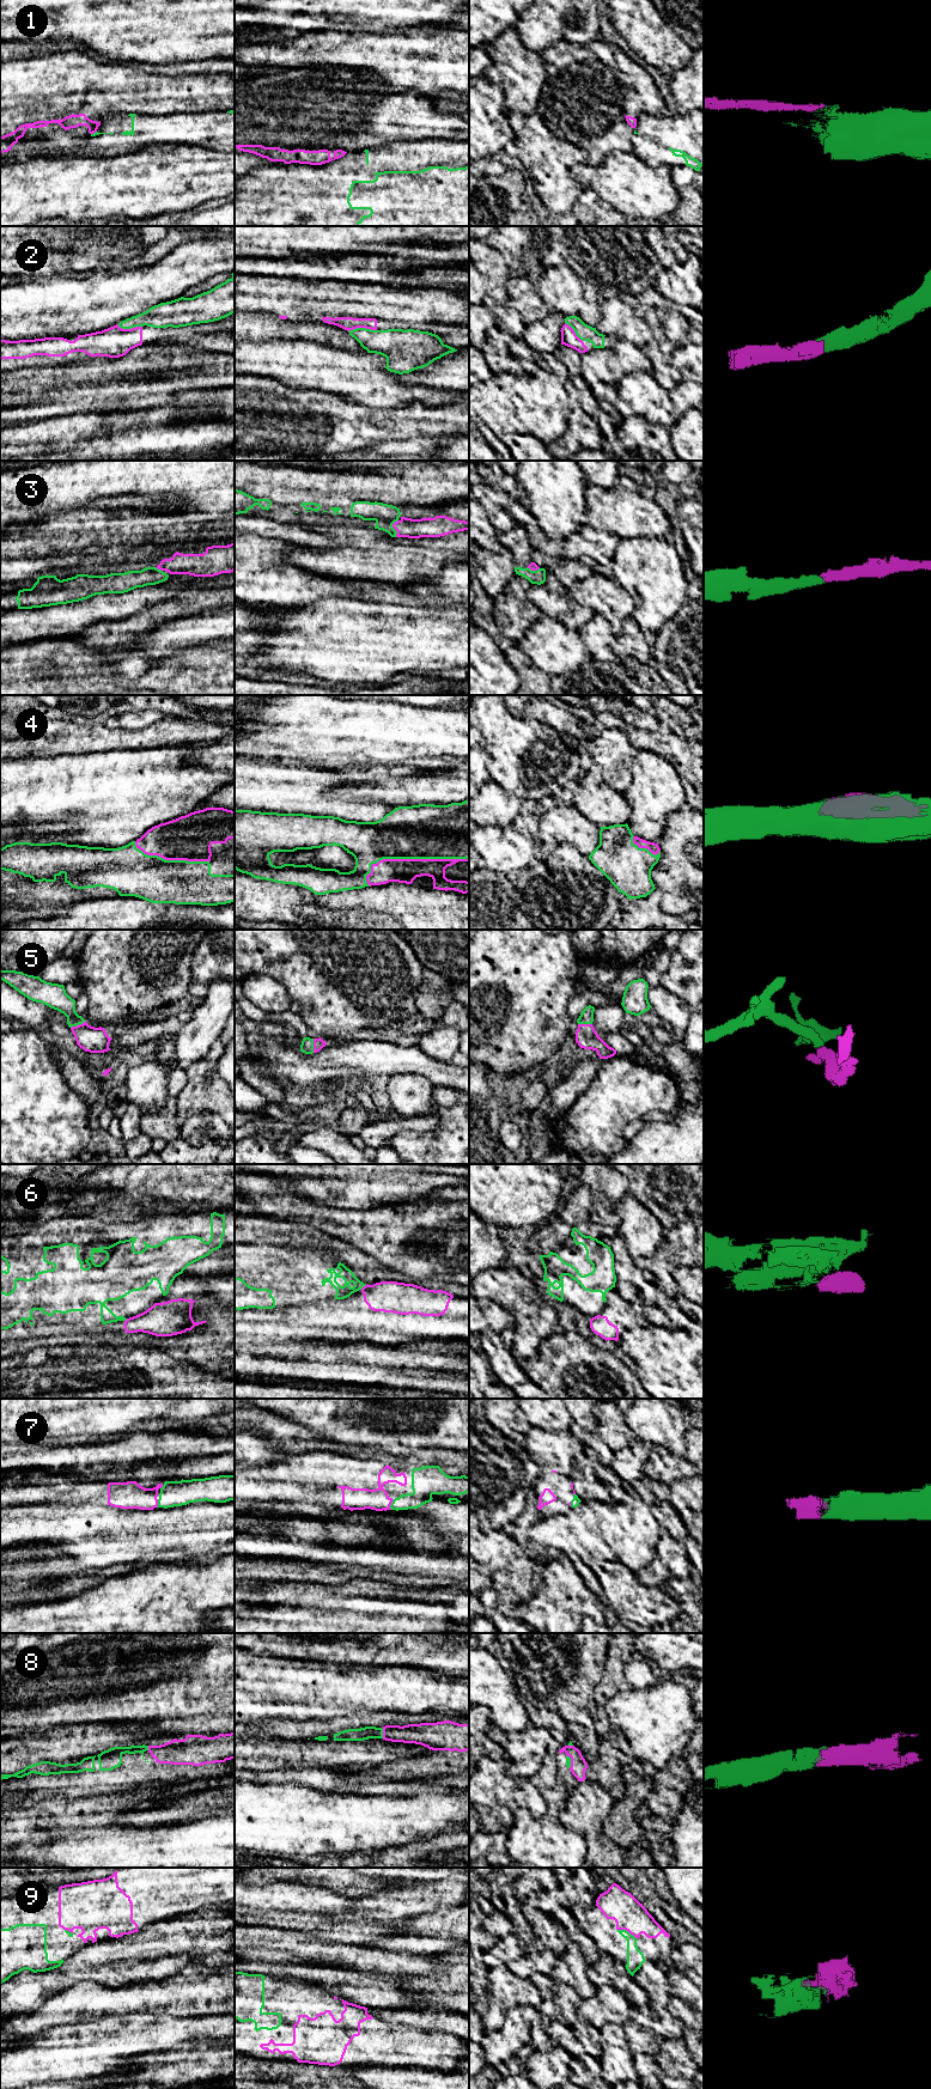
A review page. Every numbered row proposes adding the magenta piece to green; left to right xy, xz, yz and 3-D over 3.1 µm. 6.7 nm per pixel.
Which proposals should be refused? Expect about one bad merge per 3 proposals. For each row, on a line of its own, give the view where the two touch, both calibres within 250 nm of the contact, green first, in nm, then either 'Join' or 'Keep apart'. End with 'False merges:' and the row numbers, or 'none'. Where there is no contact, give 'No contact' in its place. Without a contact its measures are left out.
1: Touches green in xy. Thickness 20 nm (green) against 90 nm. Keep apart
2: Touches green in xz. Thickness 200 nm (green) against 100 nm. Join
3: Touches green in xz. Thickness 150 nm (green) against 130 nm. Join
4: Touches green in xz. Thickness 360 nm (green) against 160 nm. Join
5: Touches green in xy. Thickness 160 nm (green) against 180 nm. Join
6: Touches green in xz. Thickness 90 nm (green) against 220 nm. Keep apart
7: Touches green in xz. Thickness 160 nm (green) against 150 nm. Join
8: Touches green in xz. Thickness 90 nm (green) against 140 nm. Join
9: Touches green in yz. Thickness 110 nm (green) against 220 nm. Join
False merges: 1, 6

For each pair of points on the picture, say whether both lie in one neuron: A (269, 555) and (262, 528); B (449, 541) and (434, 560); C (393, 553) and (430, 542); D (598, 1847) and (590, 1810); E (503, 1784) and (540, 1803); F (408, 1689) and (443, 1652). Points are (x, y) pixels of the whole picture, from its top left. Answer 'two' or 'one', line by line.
A: two
B: two
C: two
D: one
E: one
F: two

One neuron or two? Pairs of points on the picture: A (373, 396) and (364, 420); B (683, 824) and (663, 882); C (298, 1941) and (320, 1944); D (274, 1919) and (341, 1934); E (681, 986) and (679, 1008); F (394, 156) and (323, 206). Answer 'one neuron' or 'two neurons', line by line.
A: two neurons
B: one neuron
C: one neuron
D: one neuron
E: two neurons
F: one neuron

